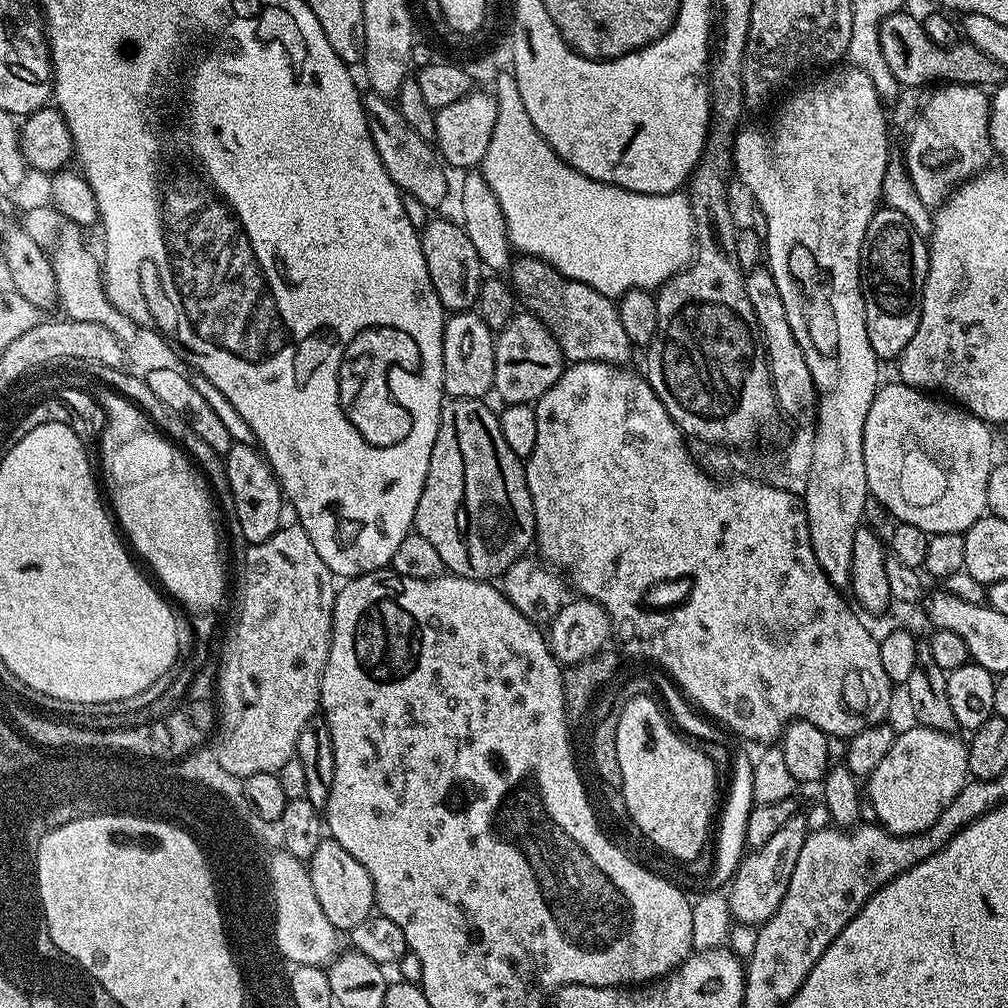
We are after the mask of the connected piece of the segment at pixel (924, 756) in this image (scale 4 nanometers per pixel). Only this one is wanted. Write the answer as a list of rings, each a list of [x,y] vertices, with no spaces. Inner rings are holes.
[[[911,726],[903,733],[902,731],[897,735],[895,742],[890,746],[886,758],[882,758],[882,762],[878,762],[878,766],[866,778],[866,800],[872,803],[872,812],[875,819],[878,821],[880,827],[888,832],[893,832],[895,836],[913,836],[919,832],[926,832],[930,826],[934,826],[934,822],[938,818],[938,814],[942,814],[942,810],[946,806],[950,806],[950,802],[954,802],[954,798],[958,798],[958,794],[964,789],[965,784],[968,783],[970,777],[968,775],[968,746],[962,739],[959,740],[959,735],[951,732],[943,732],[942,730],[934,730],[933,728],[922,728],[919,726]]]

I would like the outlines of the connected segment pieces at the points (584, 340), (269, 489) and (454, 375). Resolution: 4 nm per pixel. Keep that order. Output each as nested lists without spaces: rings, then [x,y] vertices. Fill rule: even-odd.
[[[523,254],[512,261],[510,283],[519,303],[551,330],[565,361],[631,365],[634,346],[626,338],[626,330],[622,330],[620,309],[613,297],[598,294],[598,290],[566,278],[536,256]]]
[[[233,443],[224,461],[229,493],[233,495],[231,511],[236,514],[236,524],[248,544],[261,544],[273,536],[282,526],[280,515],[286,512],[284,493],[280,491],[272,467],[264,459],[259,447],[252,444]]]
[[[454,312],[445,319],[442,358],[444,359],[444,390],[453,400],[478,400],[493,391],[496,342],[492,329],[475,312]]]

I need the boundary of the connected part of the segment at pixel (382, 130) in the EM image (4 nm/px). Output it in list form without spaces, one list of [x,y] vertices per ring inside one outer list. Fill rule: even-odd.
[[[368,94],[363,97],[363,102],[364,110],[368,113],[370,138],[374,138],[374,150],[378,150],[378,158],[382,158],[386,174],[390,174],[401,193],[413,195],[424,207],[435,210],[448,196],[447,174],[449,175],[435,147],[418,134],[414,134],[410,122],[402,118],[400,109],[389,97]]]

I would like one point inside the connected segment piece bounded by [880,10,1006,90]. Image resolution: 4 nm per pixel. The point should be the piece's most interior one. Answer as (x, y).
(914, 59)

